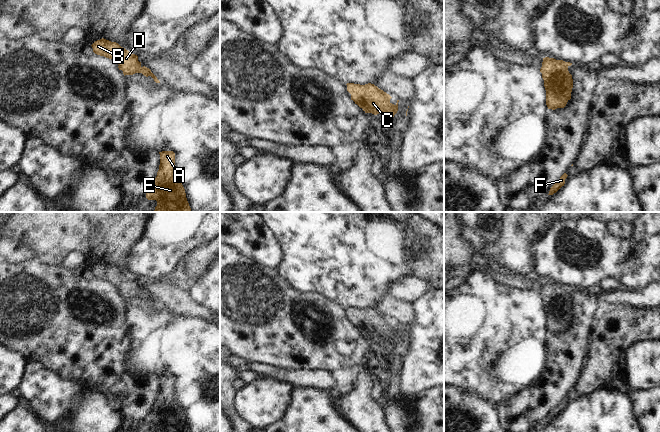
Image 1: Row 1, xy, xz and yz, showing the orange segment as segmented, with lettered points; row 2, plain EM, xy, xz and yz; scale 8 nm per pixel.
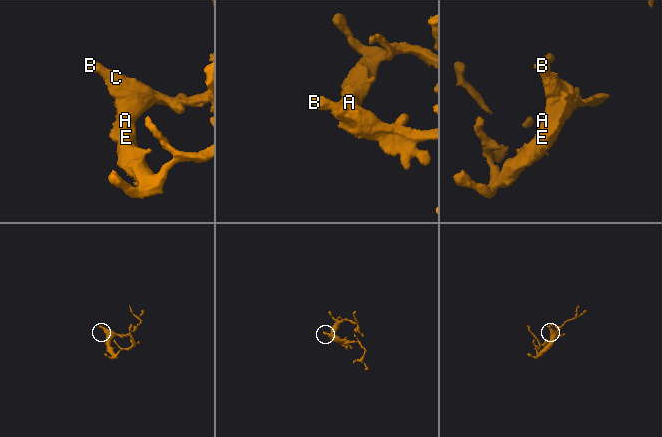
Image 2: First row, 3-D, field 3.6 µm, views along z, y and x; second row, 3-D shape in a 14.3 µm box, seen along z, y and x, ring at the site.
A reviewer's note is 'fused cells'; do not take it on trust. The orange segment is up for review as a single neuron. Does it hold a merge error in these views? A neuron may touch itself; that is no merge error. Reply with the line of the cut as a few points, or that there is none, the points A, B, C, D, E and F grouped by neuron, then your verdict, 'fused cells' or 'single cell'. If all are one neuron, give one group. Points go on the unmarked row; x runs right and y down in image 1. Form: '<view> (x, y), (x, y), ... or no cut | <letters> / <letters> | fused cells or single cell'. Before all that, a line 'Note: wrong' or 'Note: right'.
Note: wrong
no cut | A B C D E F | single cell

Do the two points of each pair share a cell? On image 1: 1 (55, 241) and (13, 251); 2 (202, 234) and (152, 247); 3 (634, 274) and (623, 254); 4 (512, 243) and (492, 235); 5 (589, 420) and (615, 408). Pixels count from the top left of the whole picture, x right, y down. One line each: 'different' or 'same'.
1: different
2: same
3: same
4: different
5: same

